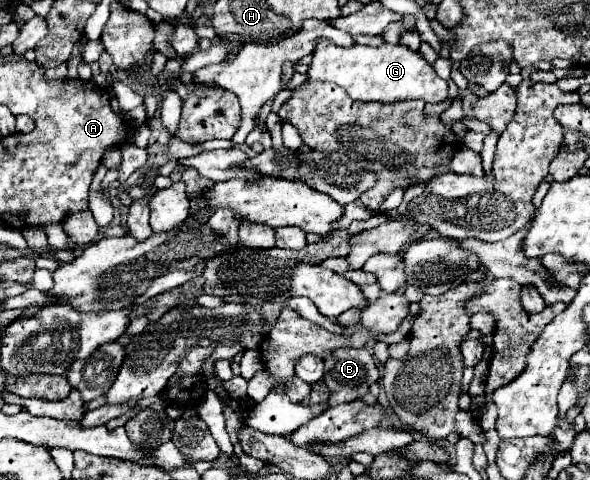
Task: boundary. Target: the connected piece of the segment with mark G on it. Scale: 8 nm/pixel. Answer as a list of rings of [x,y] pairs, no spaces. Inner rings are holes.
[[[321,38],[313,62],[307,72],[309,82],[329,80],[347,90],[353,100],[361,102],[397,102],[407,98],[421,98],[425,102],[437,104],[447,100],[447,82],[437,76],[435,68],[417,52],[405,44],[381,44],[381,46],[349,46],[341,48],[327,38]]]

